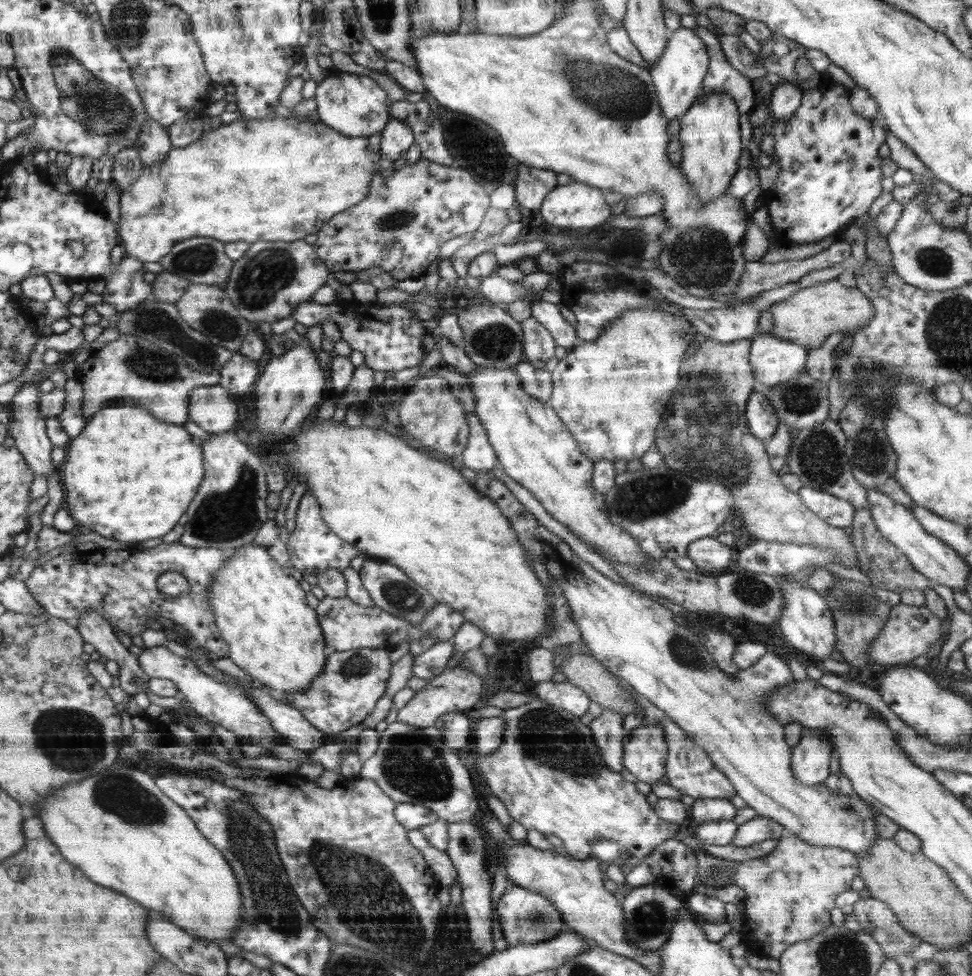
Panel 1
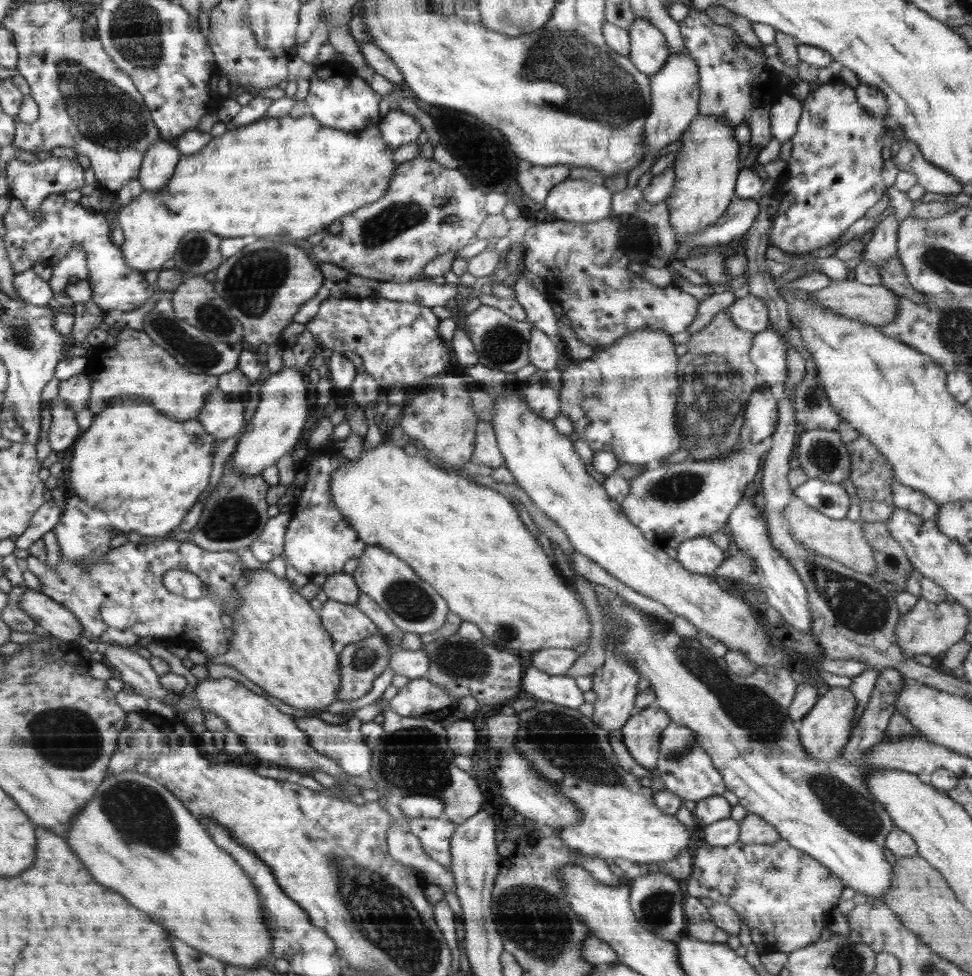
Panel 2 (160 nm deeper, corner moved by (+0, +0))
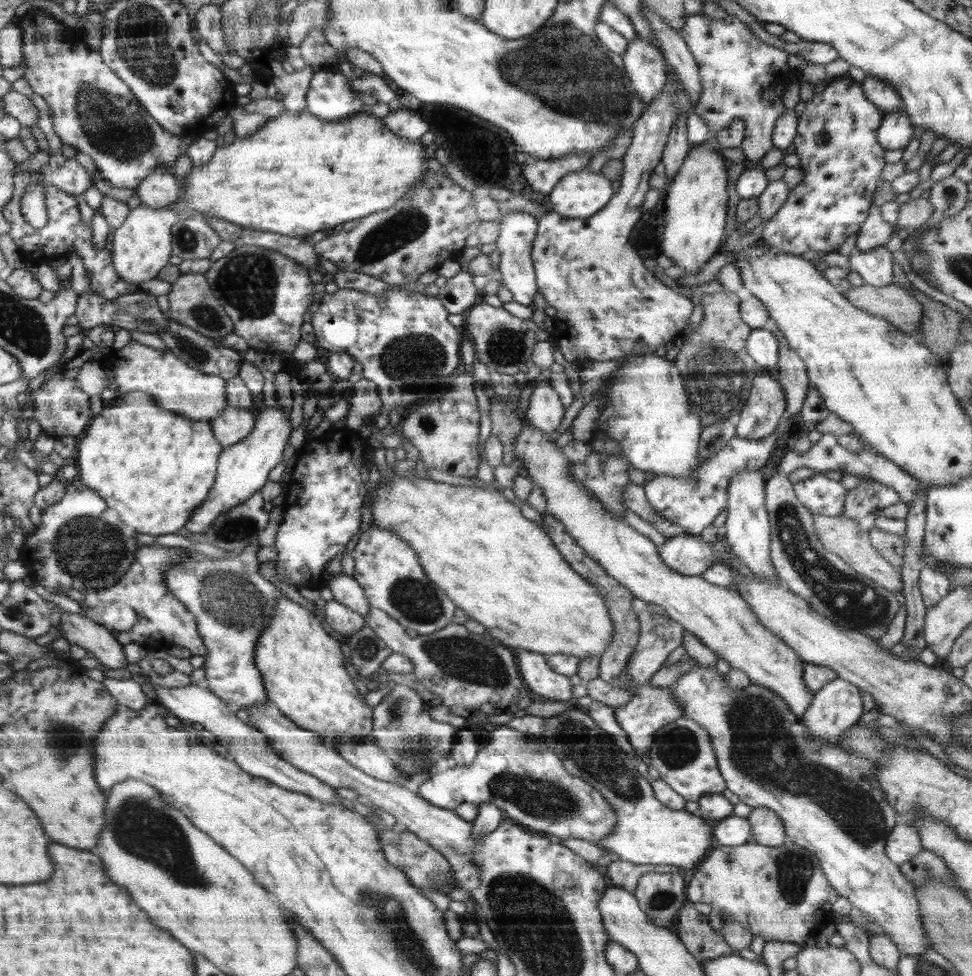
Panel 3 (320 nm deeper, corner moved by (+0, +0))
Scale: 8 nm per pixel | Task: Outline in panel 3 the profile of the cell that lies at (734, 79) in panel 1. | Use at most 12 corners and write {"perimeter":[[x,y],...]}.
{"perimeter":[[728,14],[680,34],[703,86],[693,112],[711,134],[742,120],[760,163],[800,73]]}

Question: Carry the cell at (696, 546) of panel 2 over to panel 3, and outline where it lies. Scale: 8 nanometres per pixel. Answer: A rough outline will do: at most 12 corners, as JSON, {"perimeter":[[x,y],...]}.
{"perimeter":[[688,534],[667,537],[659,555],[686,576],[716,559],[708,542]]}

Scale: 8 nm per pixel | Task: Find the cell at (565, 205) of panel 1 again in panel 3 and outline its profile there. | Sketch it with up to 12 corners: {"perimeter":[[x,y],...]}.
{"perimeter":[[583,169],[548,193],[550,211],[583,219],[614,193],[608,178]]}

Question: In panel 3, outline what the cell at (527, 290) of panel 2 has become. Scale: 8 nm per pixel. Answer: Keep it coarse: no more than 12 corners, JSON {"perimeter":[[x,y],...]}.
{"perimeter":[[510,211],[498,221],[500,282],[531,306],[538,217]]}

